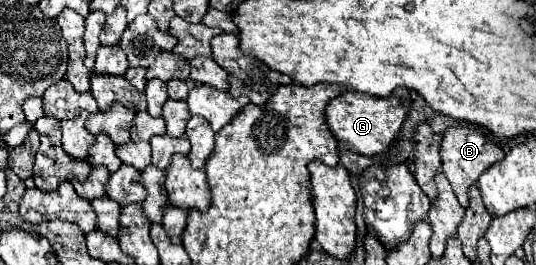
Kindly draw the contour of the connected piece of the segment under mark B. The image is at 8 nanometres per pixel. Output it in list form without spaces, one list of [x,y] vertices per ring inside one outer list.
[[[459,125],[459,127],[451,127],[443,139],[441,139],[441,163],[443,163],[443,173],[447,175],[461,207],[467,207],[467,191],[471,185],[477,183],[479,175],[485,173],[487,169],[491,169],[501,157],[503,157],[503,149],[499,145],[495,145],[483,131],[479,131],[477,127],[465,127],[465,125]]]

